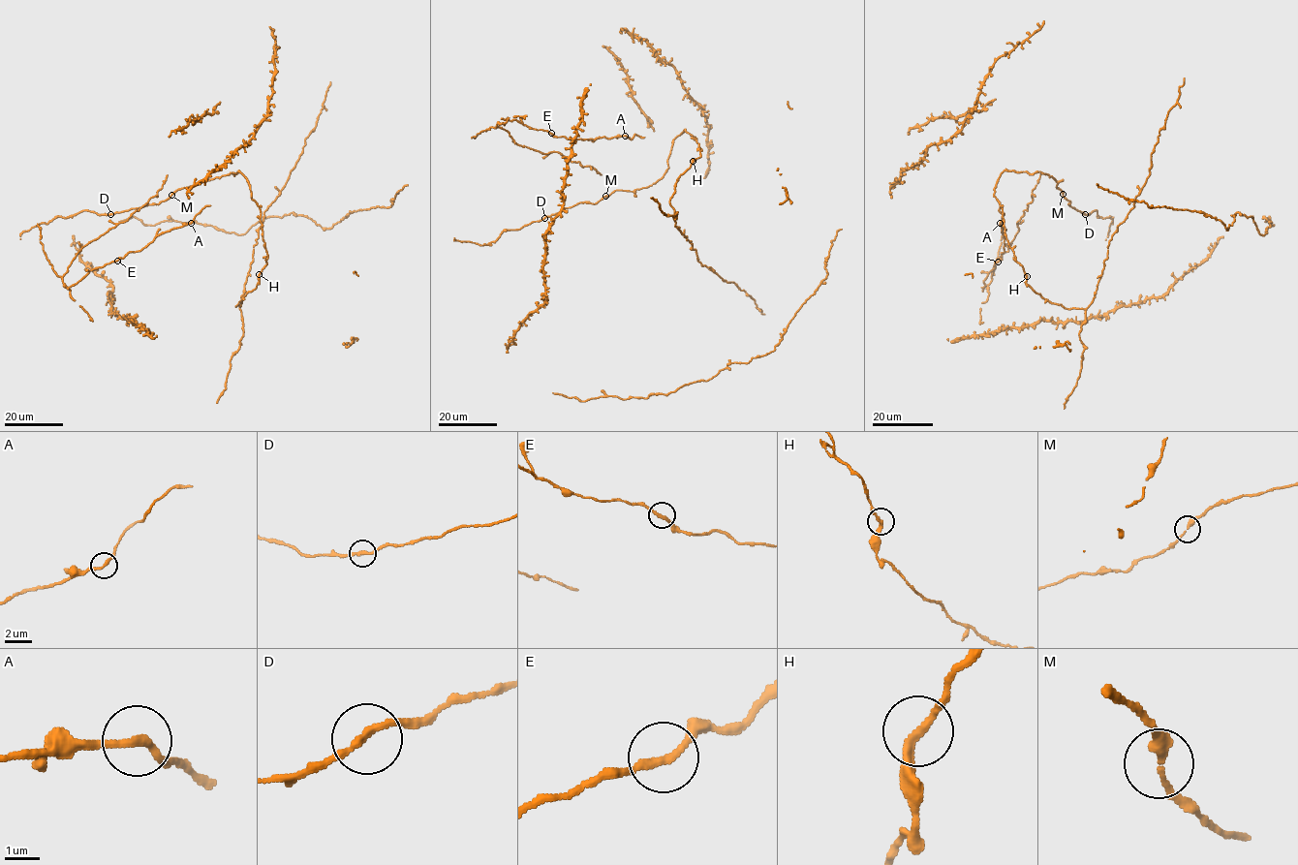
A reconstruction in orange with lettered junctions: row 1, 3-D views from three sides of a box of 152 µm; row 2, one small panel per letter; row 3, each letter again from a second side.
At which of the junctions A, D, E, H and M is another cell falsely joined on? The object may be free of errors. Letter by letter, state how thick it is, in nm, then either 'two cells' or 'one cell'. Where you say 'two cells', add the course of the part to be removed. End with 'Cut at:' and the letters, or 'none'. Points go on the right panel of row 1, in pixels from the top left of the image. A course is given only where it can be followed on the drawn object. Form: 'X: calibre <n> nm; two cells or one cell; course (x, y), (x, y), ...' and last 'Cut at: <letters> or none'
A: calibre 240 nm; one cell
D: calibre 220 nm; one cell
E: calibre 200 nm; one cell
H: calibre 240 nm; one cell
M: calibre 240 nm; one cell
Cut at: none

